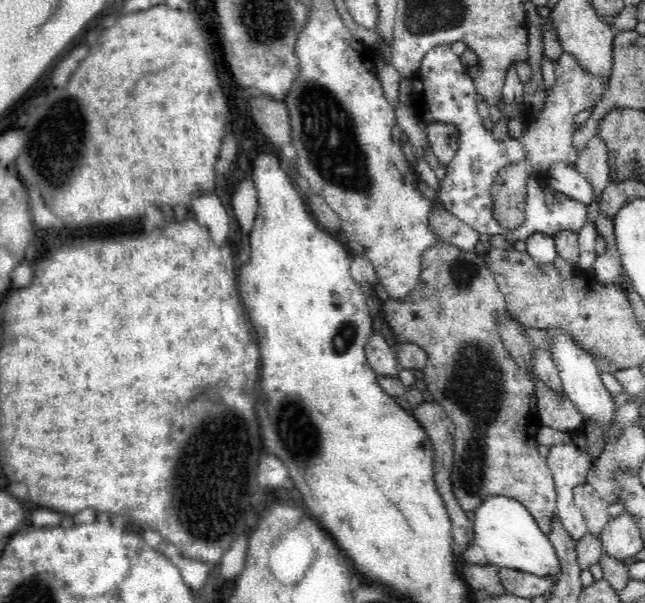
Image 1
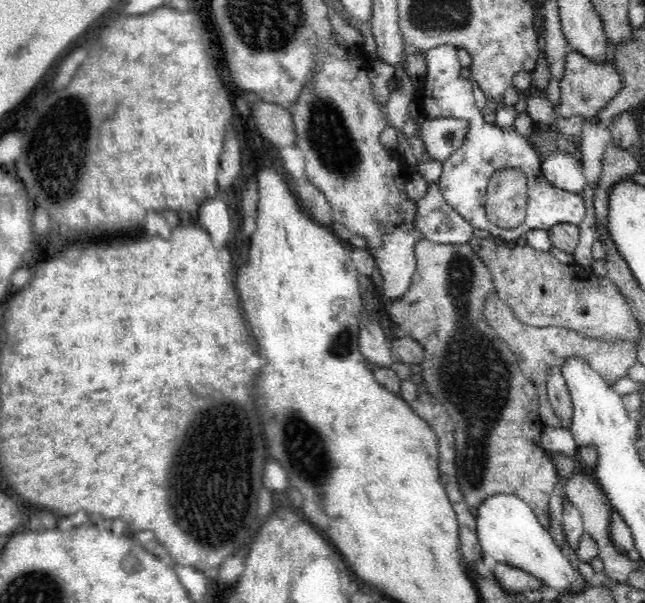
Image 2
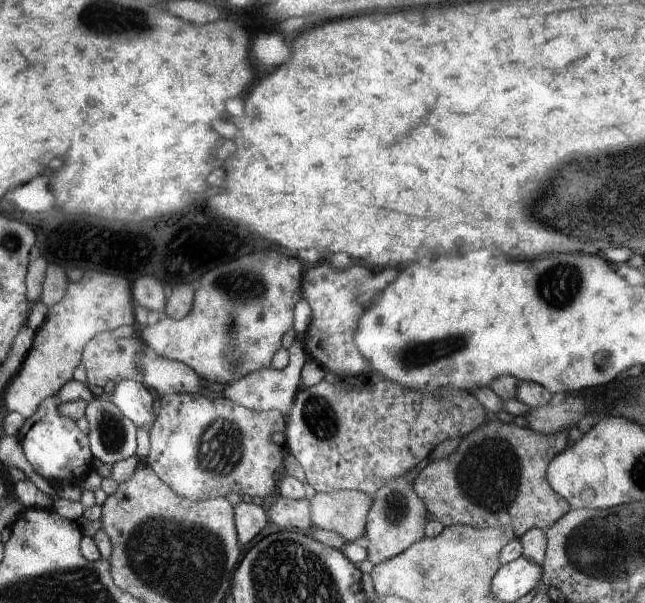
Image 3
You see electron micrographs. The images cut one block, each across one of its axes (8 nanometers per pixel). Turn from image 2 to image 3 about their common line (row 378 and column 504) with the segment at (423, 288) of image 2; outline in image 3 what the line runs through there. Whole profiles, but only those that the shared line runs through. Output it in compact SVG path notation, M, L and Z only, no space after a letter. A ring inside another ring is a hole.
M491 420L485 426L477 428L475 432L467 434L451 456L429 462L413 480L413 492L419 496L419 500L423 500L429 520L443 524L445 528L449 526L471 526L479 530L511 528L517 538L521 538L527 530L533 528L545 530L571 510L567 500L555 494L555 490L551 490L551 486L547 484L547 466L557 454L567 450L567 438L569 432L545 436L529 428L519 428L515 424Z

